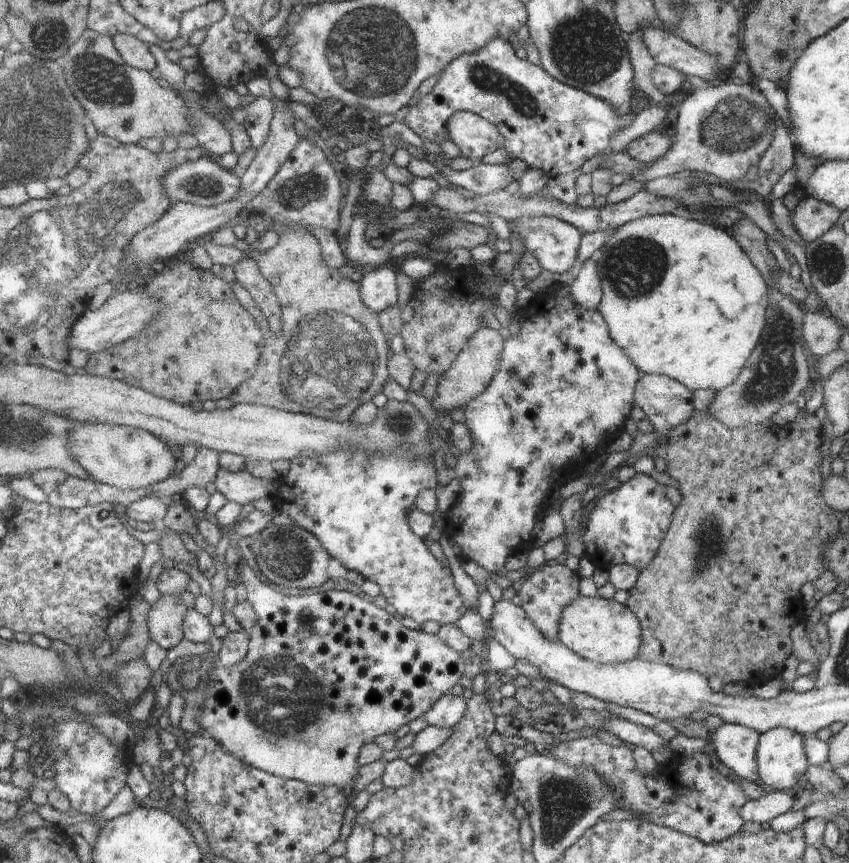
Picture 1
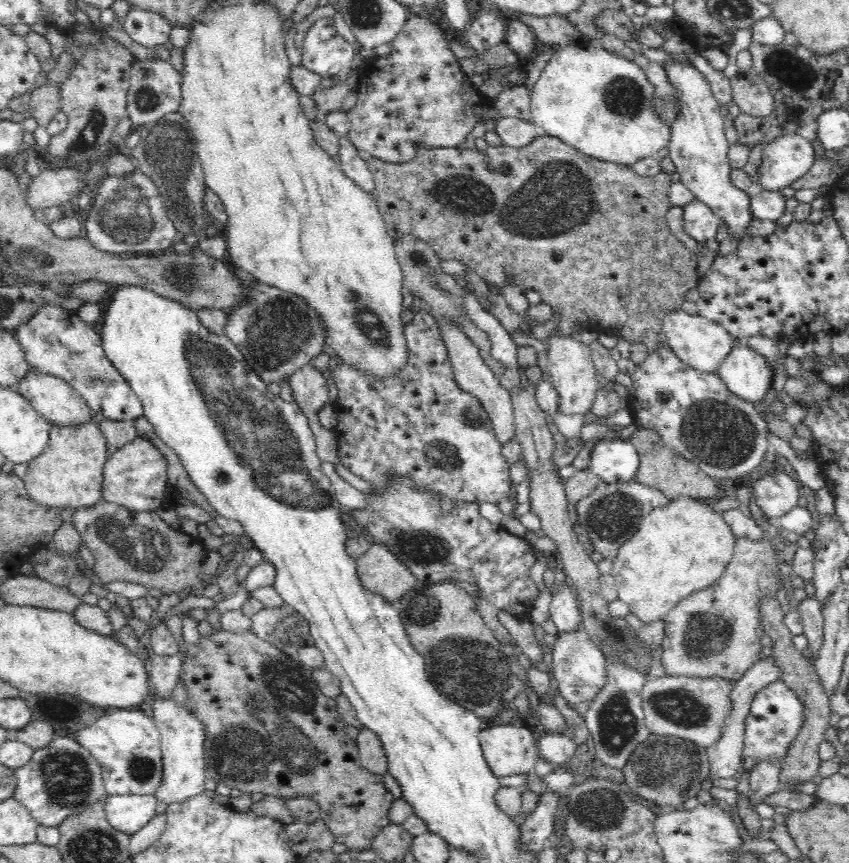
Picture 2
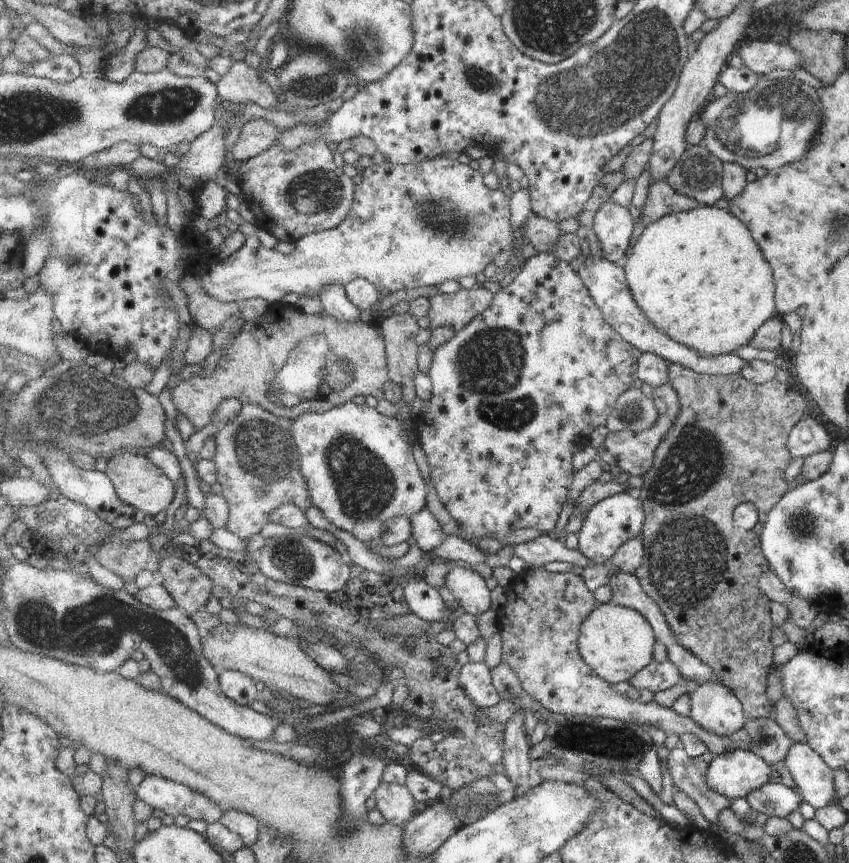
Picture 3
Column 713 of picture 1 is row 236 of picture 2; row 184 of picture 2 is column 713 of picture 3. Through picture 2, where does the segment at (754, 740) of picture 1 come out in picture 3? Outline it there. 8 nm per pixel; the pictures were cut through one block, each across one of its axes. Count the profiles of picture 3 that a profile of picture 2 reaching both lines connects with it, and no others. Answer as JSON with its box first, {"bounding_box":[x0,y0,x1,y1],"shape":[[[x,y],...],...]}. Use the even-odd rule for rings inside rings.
{"bounding_box":[689,683,747,736],"shape":[[[721,683],[697,685],[689,696],[692,719],[708,733],[729,736],[747,722],[741,701]]]}

